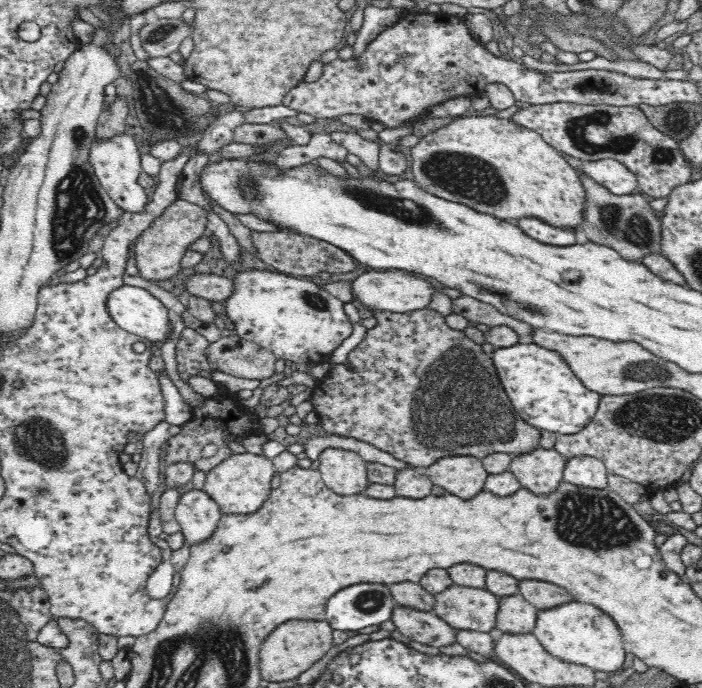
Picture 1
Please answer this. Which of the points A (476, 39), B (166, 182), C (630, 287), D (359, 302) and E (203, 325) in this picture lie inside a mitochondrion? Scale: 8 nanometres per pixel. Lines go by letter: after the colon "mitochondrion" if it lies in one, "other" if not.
A: other
B: other
C: other
D: other
E: other

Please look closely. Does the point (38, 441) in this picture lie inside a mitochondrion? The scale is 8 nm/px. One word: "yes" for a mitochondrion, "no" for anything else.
yes

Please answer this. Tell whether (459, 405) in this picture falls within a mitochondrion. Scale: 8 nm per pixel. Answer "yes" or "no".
yes

